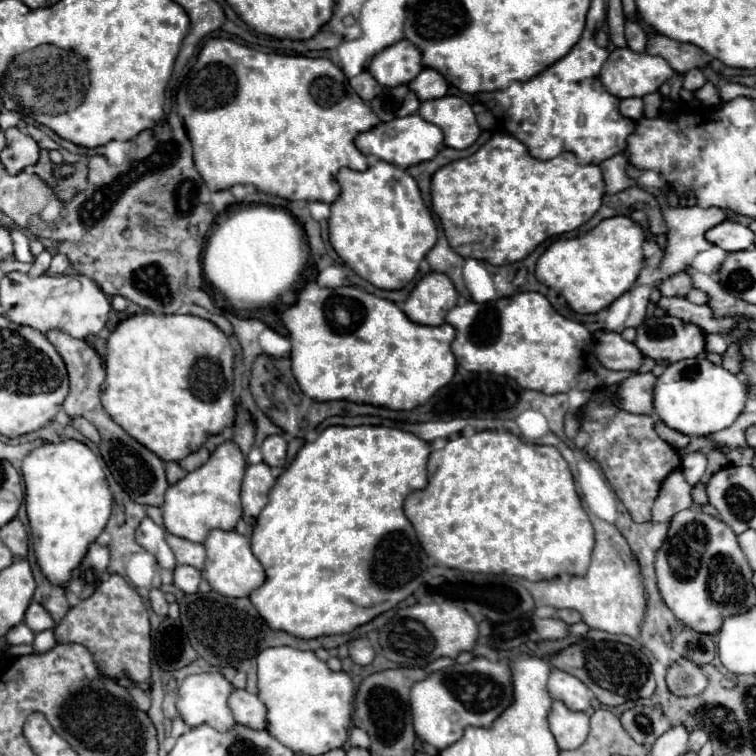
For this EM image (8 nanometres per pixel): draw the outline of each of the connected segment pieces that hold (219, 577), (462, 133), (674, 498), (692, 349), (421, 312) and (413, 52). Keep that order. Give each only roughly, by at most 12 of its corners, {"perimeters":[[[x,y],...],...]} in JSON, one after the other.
{"perimeters":[[[211,530],[203,576],[215,592],[245,598],[267,580],[251,542]],[[459,96],[421,102],[419,116],[439,126],[445,144],[469,148],[481,134]],[[681,470],[671,472],[655,500],[653,522],[669,522],[693,506]],[[651,316],[633,342],[647,358],[679,362],[705,334],[675,316]],[[439,272],[419,280],[403,312],[441,326],[457,306],[453,282]],[[409,40],[379,52],[369,72],[381,86],[409,84],[425,66]]]}

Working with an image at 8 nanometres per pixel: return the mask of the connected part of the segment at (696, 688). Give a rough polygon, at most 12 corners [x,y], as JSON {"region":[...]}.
{"region":[[687,658],[667,672],[677,696],[697,696],[707,686],[701,666]]}

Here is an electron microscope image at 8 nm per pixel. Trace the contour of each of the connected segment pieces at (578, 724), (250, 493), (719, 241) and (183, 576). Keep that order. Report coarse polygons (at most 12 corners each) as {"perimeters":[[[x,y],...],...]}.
{"perimeters":[[[553,702],[549,728],[559,750],[587,740],[589,716]],[[265,462],[247,466],[241,488],[245,516],[259,516],[275,484]],[[725,220],[705,238],[727,252],[753,246],[747,226]],[[179,564],[173,570],[175,586],[185,594],[195,594],[201,572]]]}

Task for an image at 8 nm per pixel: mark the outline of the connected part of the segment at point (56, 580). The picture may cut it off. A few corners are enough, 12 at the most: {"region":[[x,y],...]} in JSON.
{"region":[[91,448],[23,460],[43,576],[65,586],[111,514]]}

